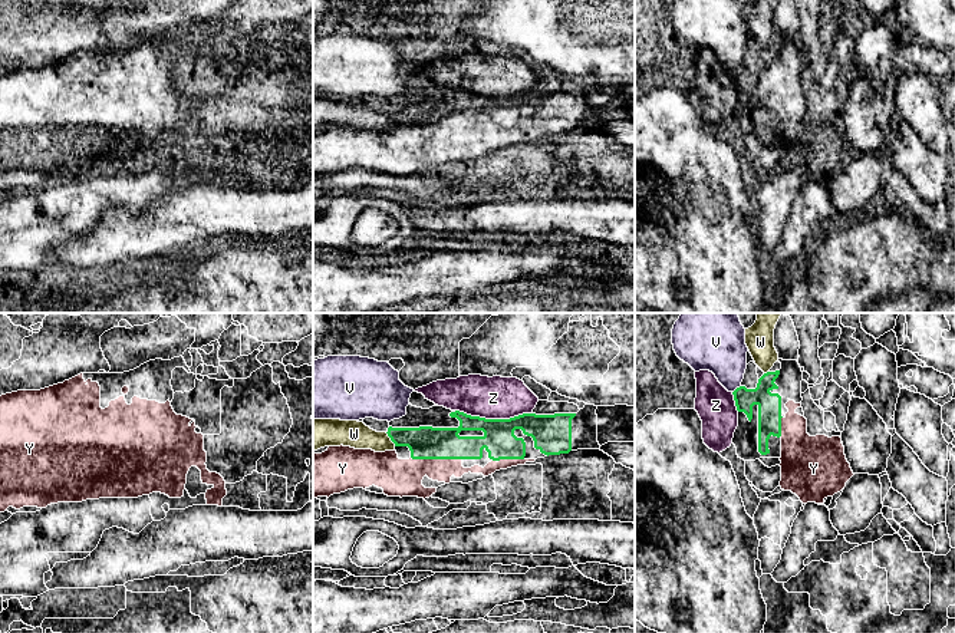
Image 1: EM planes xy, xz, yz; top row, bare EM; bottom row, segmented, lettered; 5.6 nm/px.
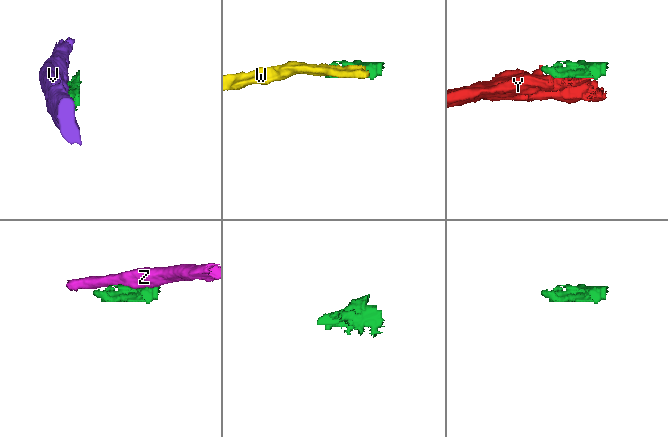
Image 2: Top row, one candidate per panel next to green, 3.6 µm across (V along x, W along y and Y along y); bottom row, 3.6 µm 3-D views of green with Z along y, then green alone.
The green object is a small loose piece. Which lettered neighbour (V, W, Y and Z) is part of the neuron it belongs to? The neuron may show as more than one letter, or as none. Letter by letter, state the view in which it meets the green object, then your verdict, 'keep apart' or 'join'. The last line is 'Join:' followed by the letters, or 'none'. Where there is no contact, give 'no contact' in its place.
V: contact in yz; keep apart
W: contact in xz; keep apart
Y: contact in xz; join
Z: contact in xz; keep apart
Join: Y

